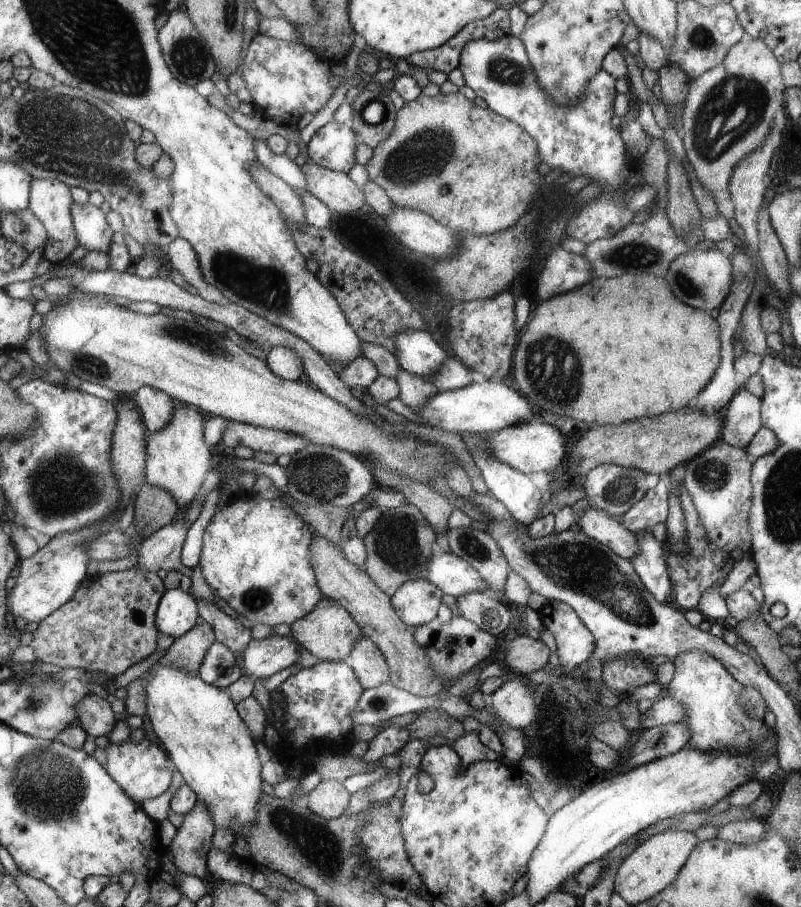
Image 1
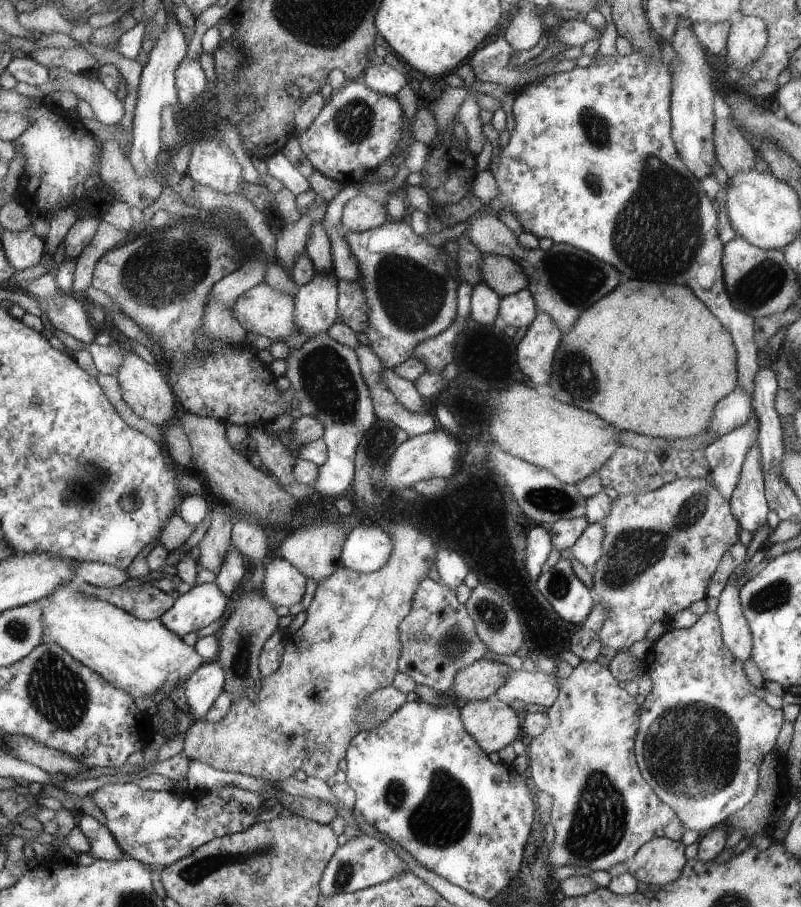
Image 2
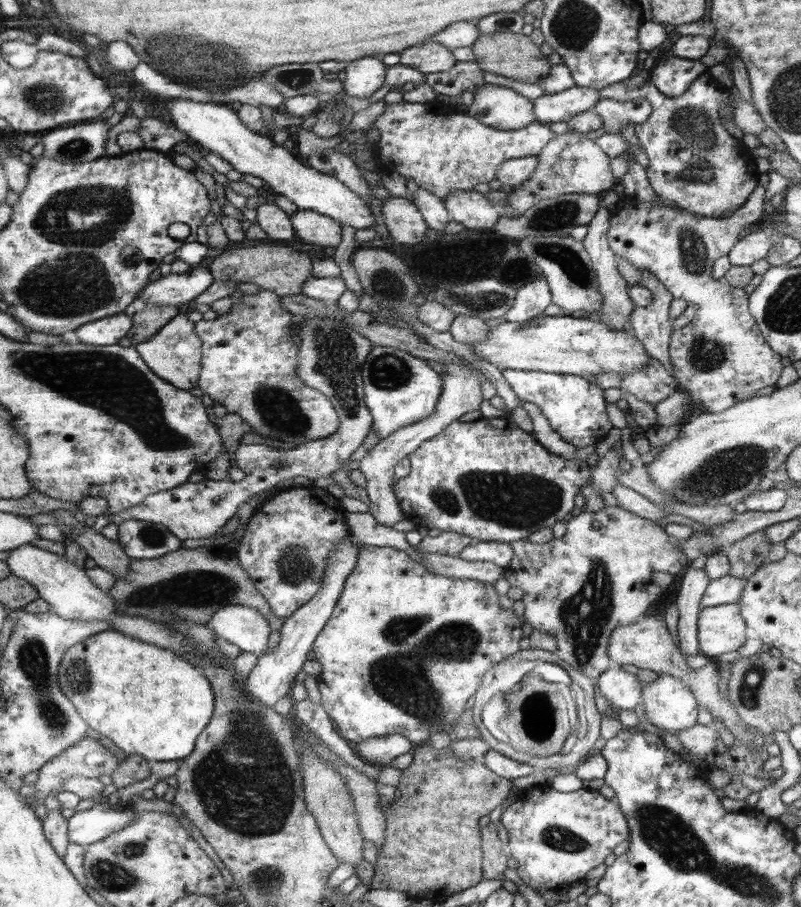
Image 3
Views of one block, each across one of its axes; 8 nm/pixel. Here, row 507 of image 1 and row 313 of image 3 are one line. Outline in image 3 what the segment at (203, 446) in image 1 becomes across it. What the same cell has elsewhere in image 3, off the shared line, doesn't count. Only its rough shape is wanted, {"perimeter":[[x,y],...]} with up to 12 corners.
{"perimeter":[[182,311],[133,345],[162,379],[190,391],[203,342]]}

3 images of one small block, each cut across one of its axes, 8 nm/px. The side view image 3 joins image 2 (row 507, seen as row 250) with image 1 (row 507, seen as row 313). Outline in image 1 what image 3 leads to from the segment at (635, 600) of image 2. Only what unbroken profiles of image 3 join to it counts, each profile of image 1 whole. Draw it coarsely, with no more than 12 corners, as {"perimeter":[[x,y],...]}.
{"perimeter":[[719,441],[685,464],[706,538],[751,550],[752,463]]}

